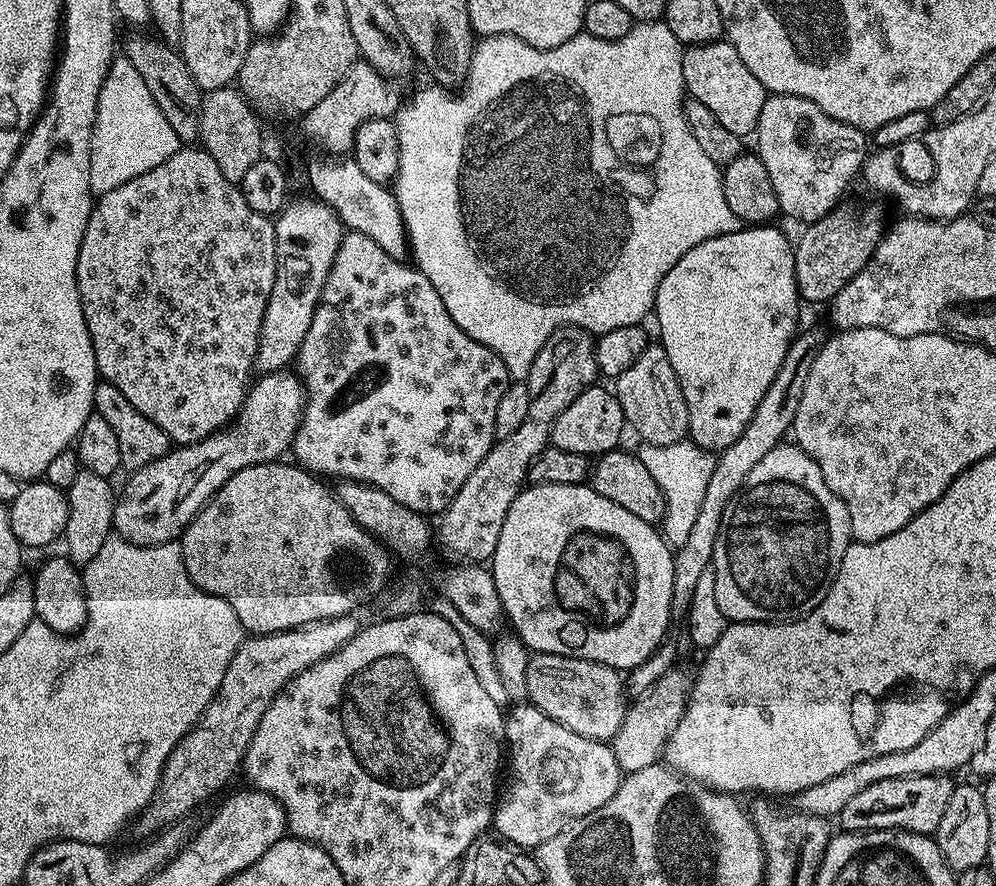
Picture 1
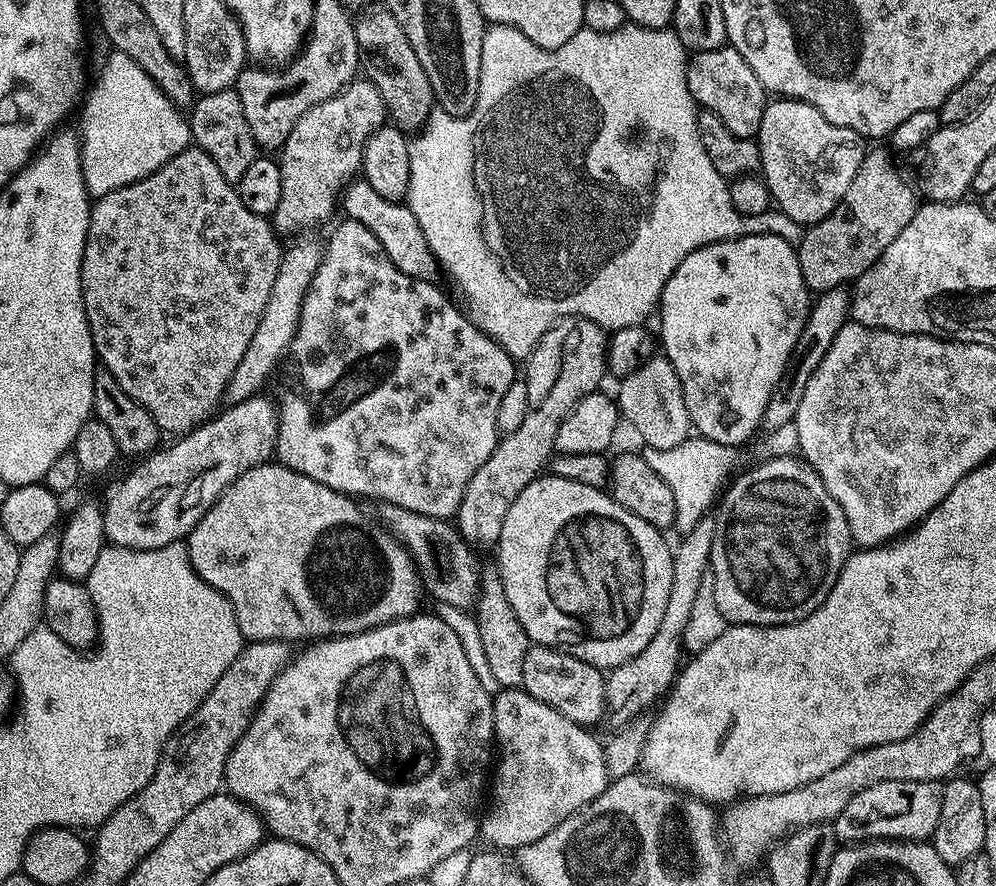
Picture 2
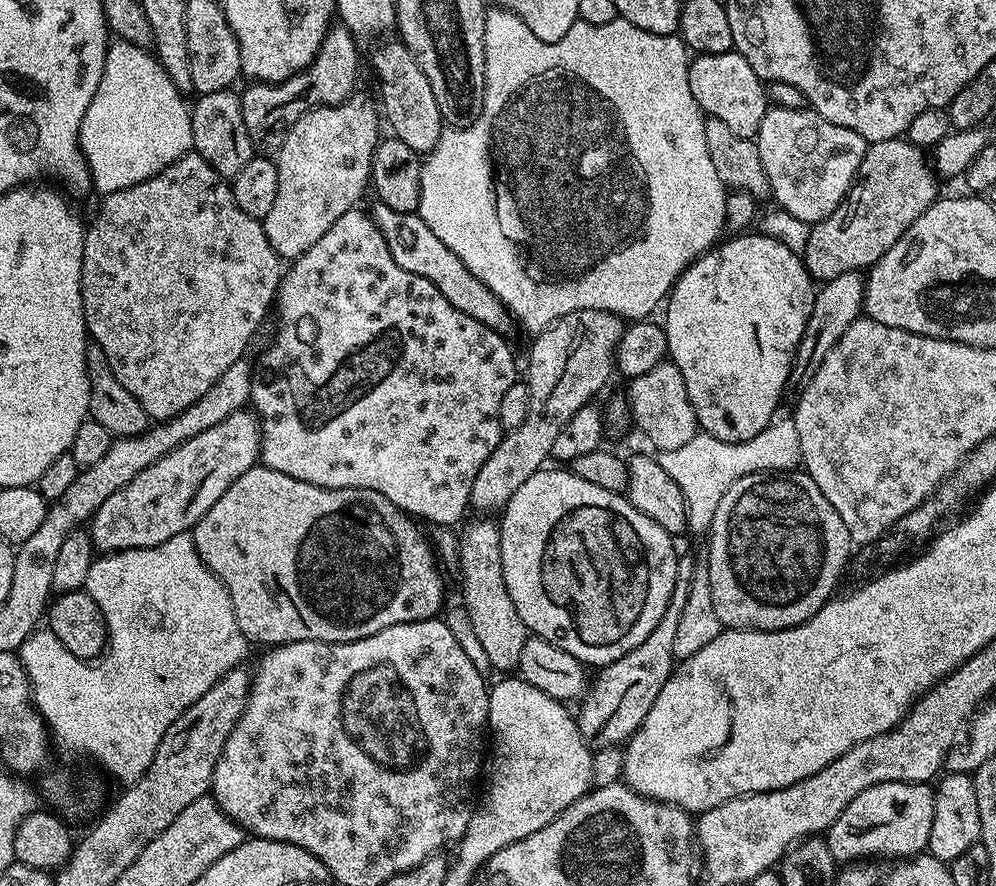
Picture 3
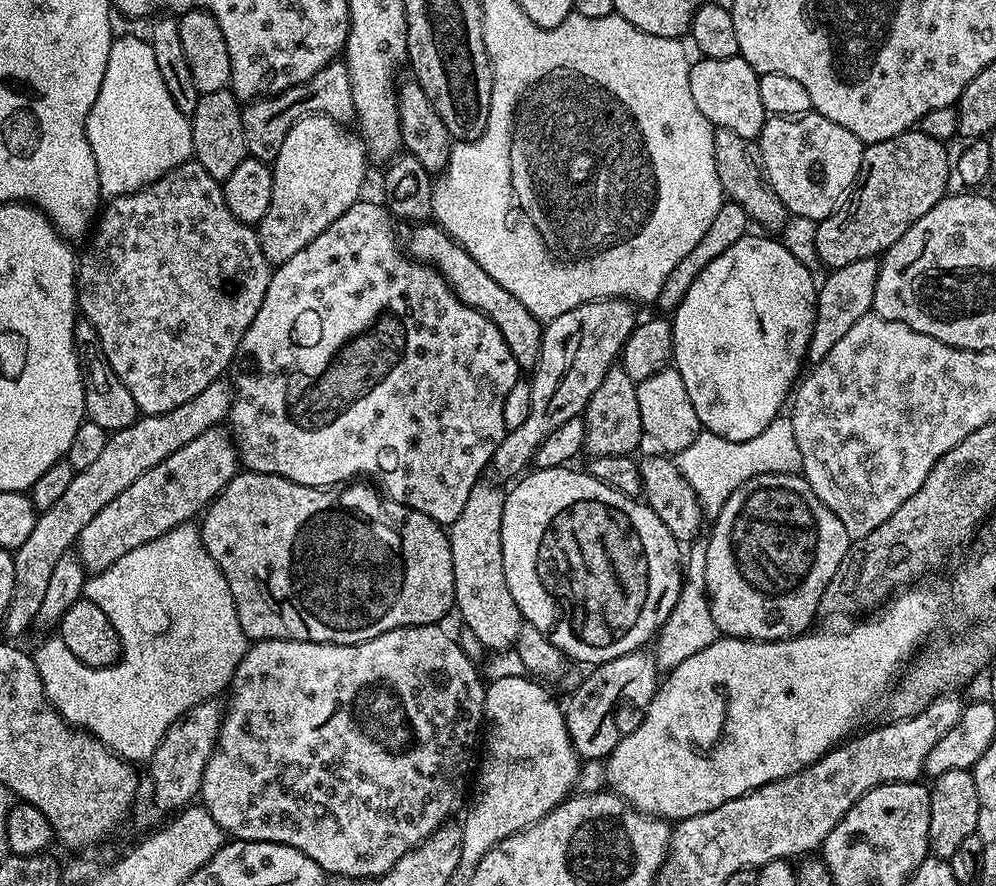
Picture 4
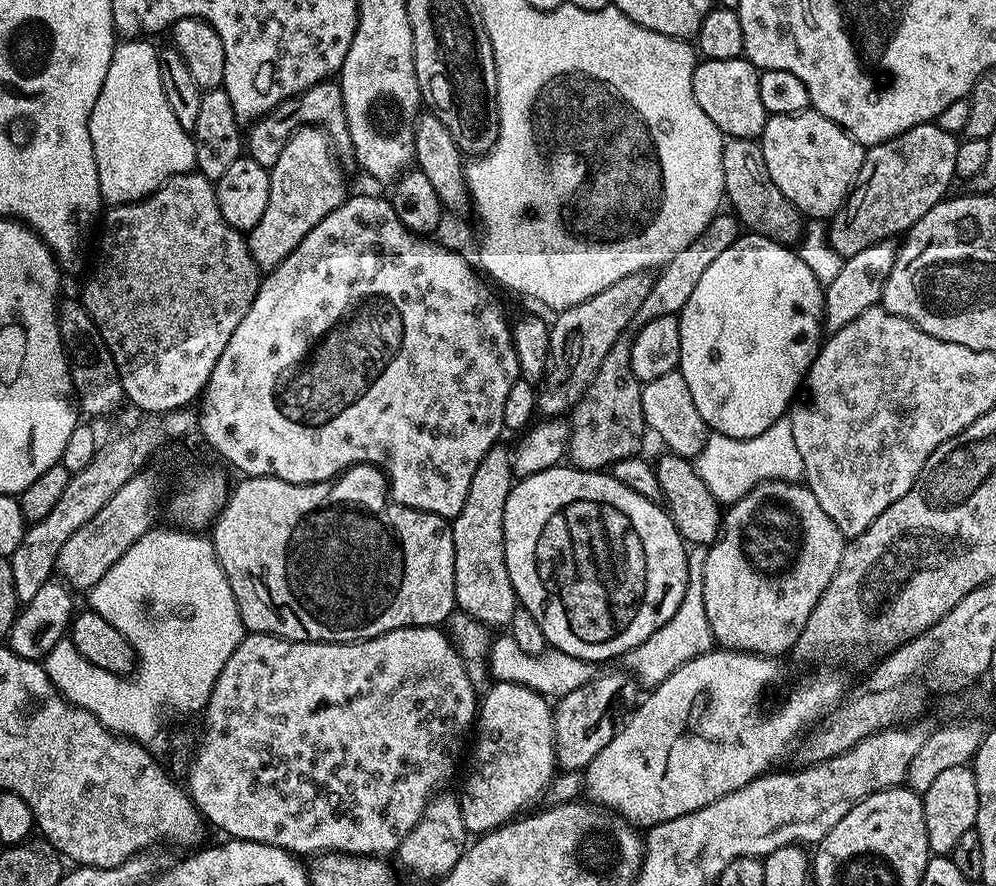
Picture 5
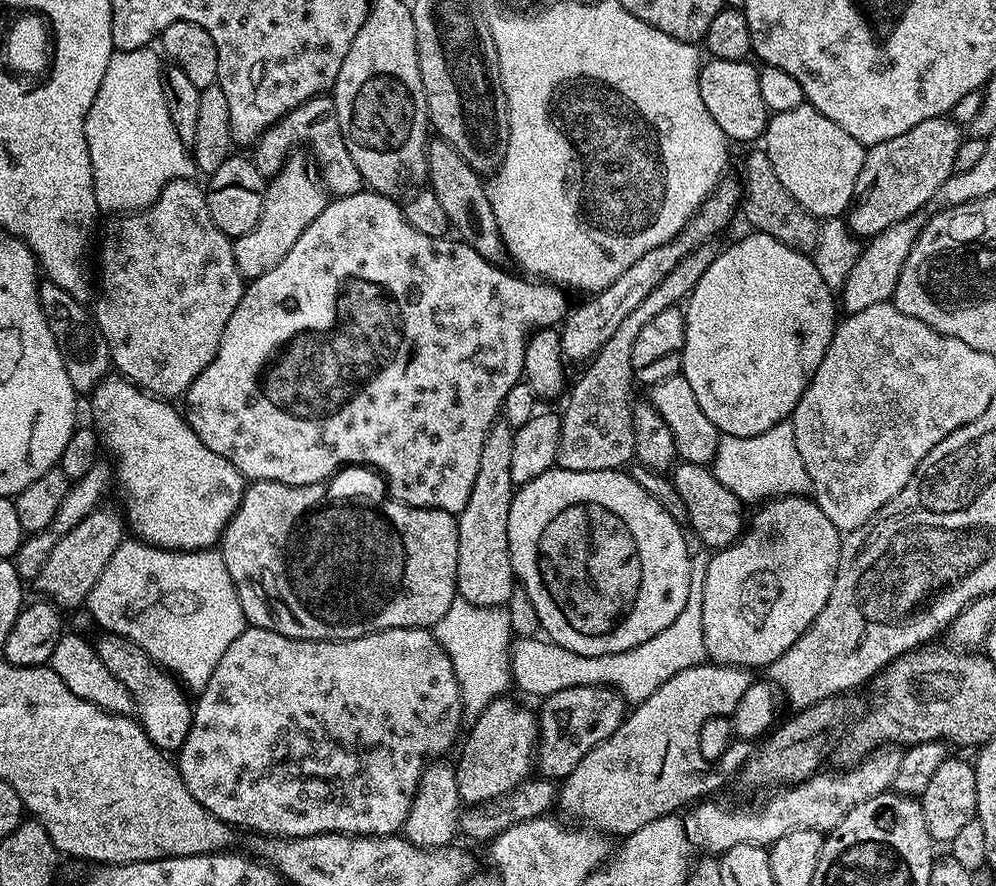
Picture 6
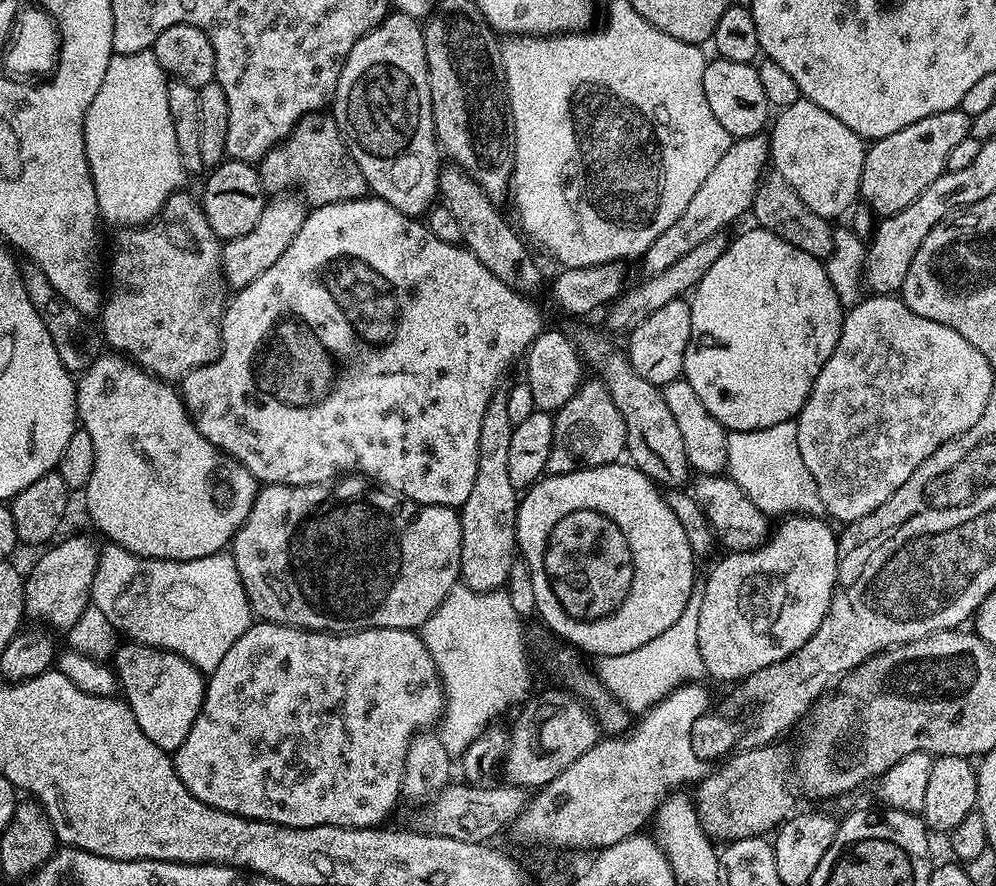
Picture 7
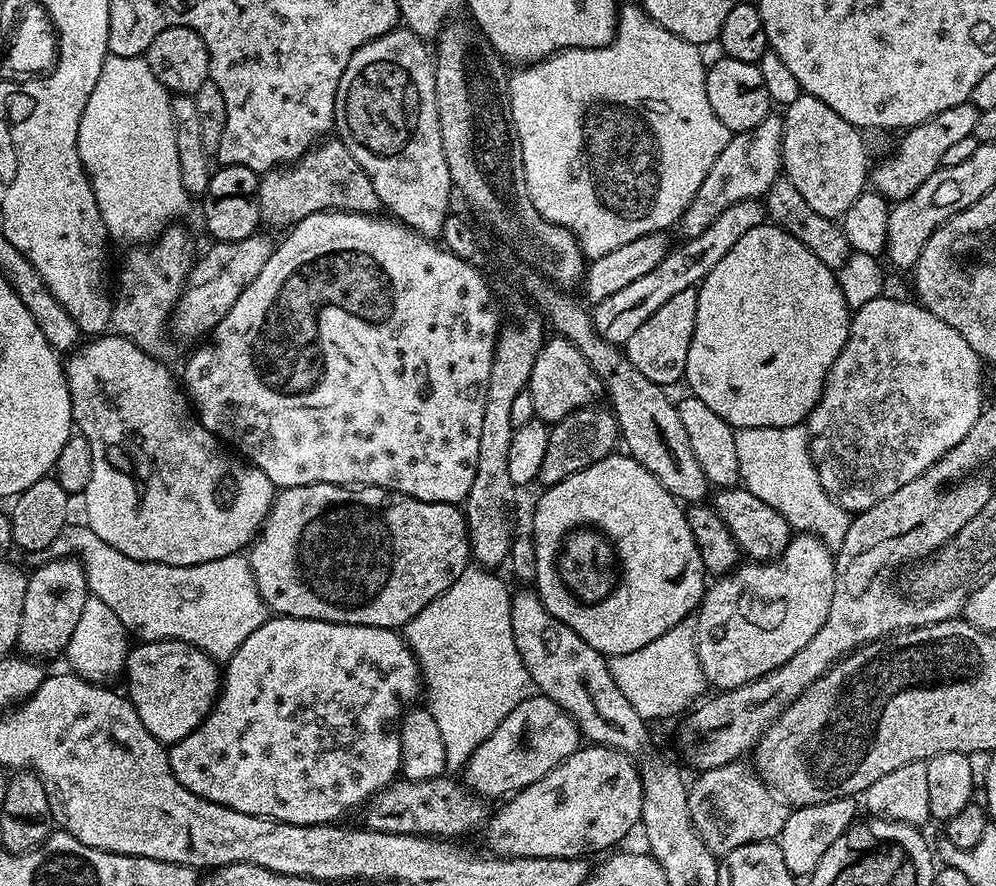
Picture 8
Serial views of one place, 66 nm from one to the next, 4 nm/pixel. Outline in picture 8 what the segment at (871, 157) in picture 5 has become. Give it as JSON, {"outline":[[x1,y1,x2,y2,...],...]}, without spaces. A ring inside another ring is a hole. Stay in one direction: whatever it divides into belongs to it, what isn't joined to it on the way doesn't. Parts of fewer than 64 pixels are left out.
{"outline":[[971,101,959,103,958,106,944,110,928,119,925,123,907,129,900,140,900,145,893,150,880,165,873,167,870,172,870,184,885,200,895,202,910,198,930,174,934,174,942,162,942,154,946,154,949,146,954,146,960,139,972,135,980,117,980,109,973,106]]}

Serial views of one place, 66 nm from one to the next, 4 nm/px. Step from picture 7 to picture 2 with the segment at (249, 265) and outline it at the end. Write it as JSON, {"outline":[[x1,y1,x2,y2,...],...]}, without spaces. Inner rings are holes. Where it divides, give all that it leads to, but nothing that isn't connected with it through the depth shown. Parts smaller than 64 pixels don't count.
{"outline":[[357,78,343,88,338,94,334,94,326,102,320,103,318,106,311,107,310,110,302,114,302,118,294,126,294,130,290,130,290,134,286,138,284,147,279,149,278,163,282,170,282,199,278,202,278,210,273,212,270,220,274,225,277,233,284,234,284,232,296,232,299,228,308,228,311,224,320,224,323,220,328,220,332,216,332,211,337,211,338,201,343,191,343,188,361,171,363,167,363,156,365,142,368,140,369,135,376,129,381,127,385,123,388,116,388,107,384,105,384,99,382,94,371,84,366,78]]}

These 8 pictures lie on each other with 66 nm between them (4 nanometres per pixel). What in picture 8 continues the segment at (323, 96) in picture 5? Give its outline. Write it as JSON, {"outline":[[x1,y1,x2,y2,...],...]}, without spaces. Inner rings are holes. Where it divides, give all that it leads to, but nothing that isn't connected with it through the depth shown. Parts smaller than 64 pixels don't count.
{"outline":[[328,138,317,143,295,164,272,168,260,176,258,190,260,203,260,223,266,229,287,230,302,218,319,212,367,212,376,214,382,205,374,182,354,162,354,154,338,138]]}

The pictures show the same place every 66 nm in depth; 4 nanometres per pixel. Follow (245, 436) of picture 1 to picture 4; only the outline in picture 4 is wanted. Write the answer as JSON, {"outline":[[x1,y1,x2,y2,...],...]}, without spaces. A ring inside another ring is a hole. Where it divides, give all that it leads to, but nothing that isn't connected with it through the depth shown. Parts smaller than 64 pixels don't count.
{"outline":[[220,426,206,430,206,434,198,434,194,442,186,442,182,450,174,450,170,458,146,470,146,474,130,482,114,502,102,506,102,510,94,514,74,545,85,573,106,570,106,566,118,562,122,554,130,554,130,550,138,546,162,538,162,534,174,530,174,526,199,517,237,474,238,449,233,437]]}

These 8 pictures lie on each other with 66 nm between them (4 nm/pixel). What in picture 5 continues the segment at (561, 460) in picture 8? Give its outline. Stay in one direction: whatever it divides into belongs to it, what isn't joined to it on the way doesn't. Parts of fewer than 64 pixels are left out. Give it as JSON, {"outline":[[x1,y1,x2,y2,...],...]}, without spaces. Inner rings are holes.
{"outline":[[717,214,708,223,706,230,686,246,686,250,678,250,670,262,666,262,655,273,650,294,642,301,638,314,630,318,628,331,623,332,610,346,610,354,602,358,602,366,598,366,598,374,590,382,590,386,582,394,582,398,572,407,570,419,570,442,568,443,567,459,571,467,580,468,583,472,599,472,611,469,612,465,622,462,623,459,637,455,644,444,646,425,642,414,642,398,640,389,642,381,634,374,630,366,630,350,632,338,646,322,654,322,654,318,679,316,680,311,690,302,690,294,698,287,702,273,718,259,725,250,730,250,734,242,742,235,742,225,735,215]]}

